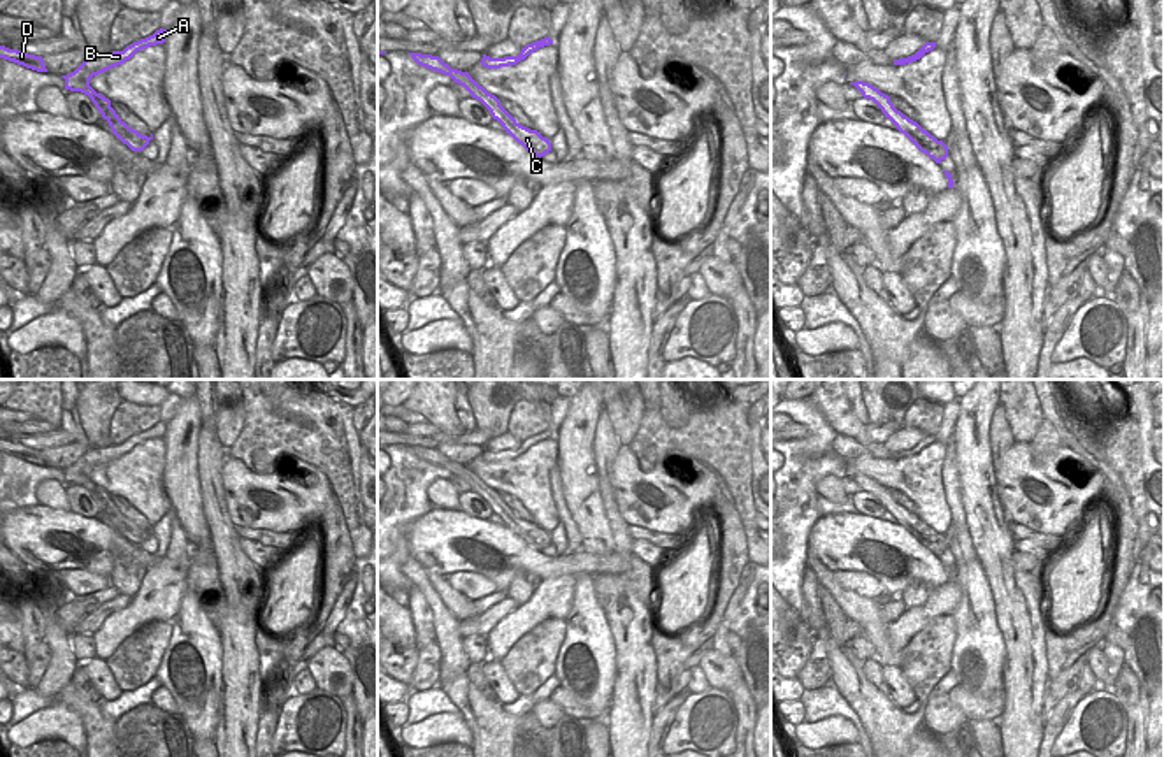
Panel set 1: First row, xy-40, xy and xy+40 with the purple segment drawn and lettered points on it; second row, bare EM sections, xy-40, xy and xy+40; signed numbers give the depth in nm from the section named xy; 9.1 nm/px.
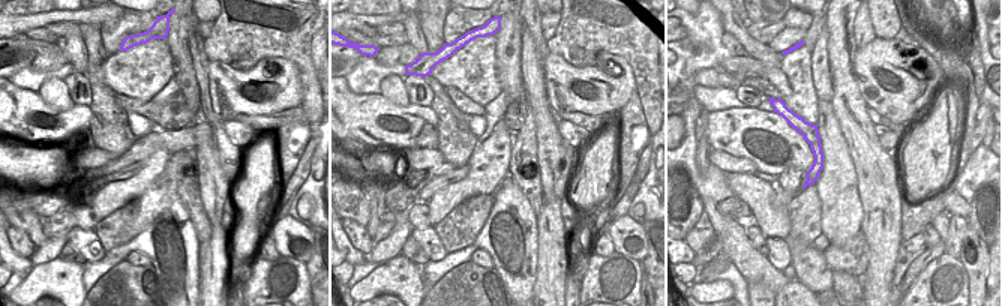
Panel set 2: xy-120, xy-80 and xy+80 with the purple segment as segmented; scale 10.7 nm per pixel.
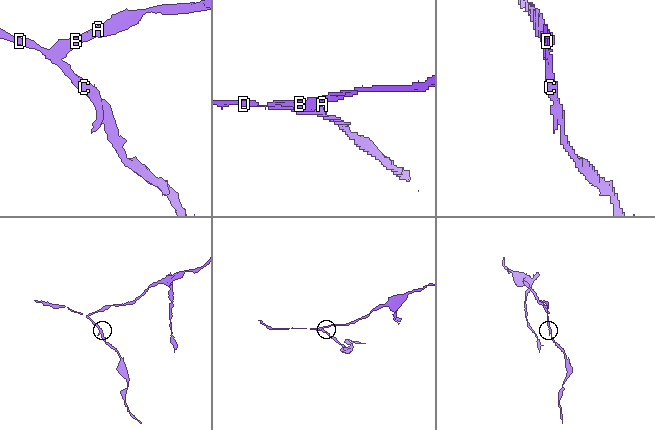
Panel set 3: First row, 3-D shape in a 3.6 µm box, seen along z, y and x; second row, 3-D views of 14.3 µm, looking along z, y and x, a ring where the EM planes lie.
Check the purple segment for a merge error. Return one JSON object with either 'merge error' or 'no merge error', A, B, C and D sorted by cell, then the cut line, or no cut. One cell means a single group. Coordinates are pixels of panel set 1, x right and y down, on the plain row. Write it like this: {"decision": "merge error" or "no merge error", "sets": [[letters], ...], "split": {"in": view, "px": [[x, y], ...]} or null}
{"decision": "no merge error", "sets": [["A", "B", "C", "D"]], "split": null}

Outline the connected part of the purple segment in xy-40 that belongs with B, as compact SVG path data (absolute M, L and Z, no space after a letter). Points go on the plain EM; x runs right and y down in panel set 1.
M160 422L153 429L126 439L123 444L112 444L107 448L88 448L88 451L74 465L61 469L65 472L65 483L81 485L88 488L98 502L98 506L102 508L102 511L109 516L112 527L132 544L142 544L153 532L153 527L147 530L130 522L111 501L111 494L97 487L90 479L90 472L112 460L125 457L140 443L163 437L165 430L167 423Z

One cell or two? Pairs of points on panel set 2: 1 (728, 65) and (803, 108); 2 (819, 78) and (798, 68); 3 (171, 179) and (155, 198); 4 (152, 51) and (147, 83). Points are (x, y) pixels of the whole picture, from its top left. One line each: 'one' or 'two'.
1: one
2: two
3: one
4: one

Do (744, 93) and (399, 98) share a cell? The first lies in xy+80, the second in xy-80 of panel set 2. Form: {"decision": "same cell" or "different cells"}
{"decision": "different cells"}

